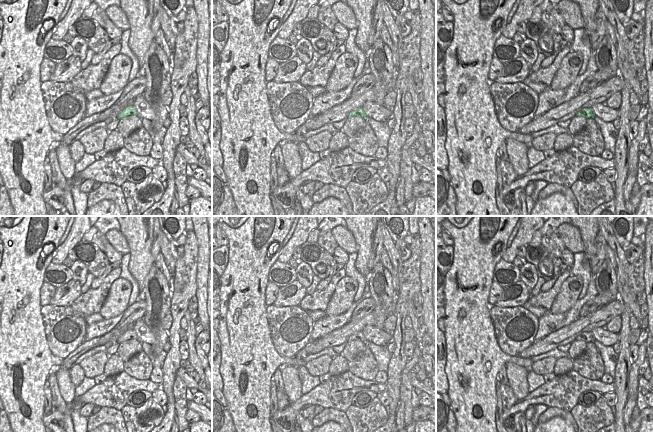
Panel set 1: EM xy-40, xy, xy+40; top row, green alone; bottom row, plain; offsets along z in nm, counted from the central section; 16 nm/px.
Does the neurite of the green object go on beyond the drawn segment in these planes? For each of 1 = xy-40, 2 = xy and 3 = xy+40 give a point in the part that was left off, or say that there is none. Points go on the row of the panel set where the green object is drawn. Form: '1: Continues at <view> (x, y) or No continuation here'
1: No continuation here
2: No continuation here
3: No continuation here

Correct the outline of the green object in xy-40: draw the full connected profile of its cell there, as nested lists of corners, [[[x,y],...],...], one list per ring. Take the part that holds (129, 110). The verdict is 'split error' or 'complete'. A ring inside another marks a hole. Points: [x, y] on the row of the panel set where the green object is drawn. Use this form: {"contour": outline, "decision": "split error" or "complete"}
{"contour": [[[127,106],[121,112],[118,113],[116,118],[120,120],[123,119],[124,117],[133,115],[137,116],[137,110],[135,109],[134,106]]], "decision": "complete"}

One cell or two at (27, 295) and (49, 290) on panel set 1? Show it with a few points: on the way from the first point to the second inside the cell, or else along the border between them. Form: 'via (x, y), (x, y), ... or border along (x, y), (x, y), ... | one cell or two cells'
border along (43, 281), (40, 287), (40, 306) | two cells

